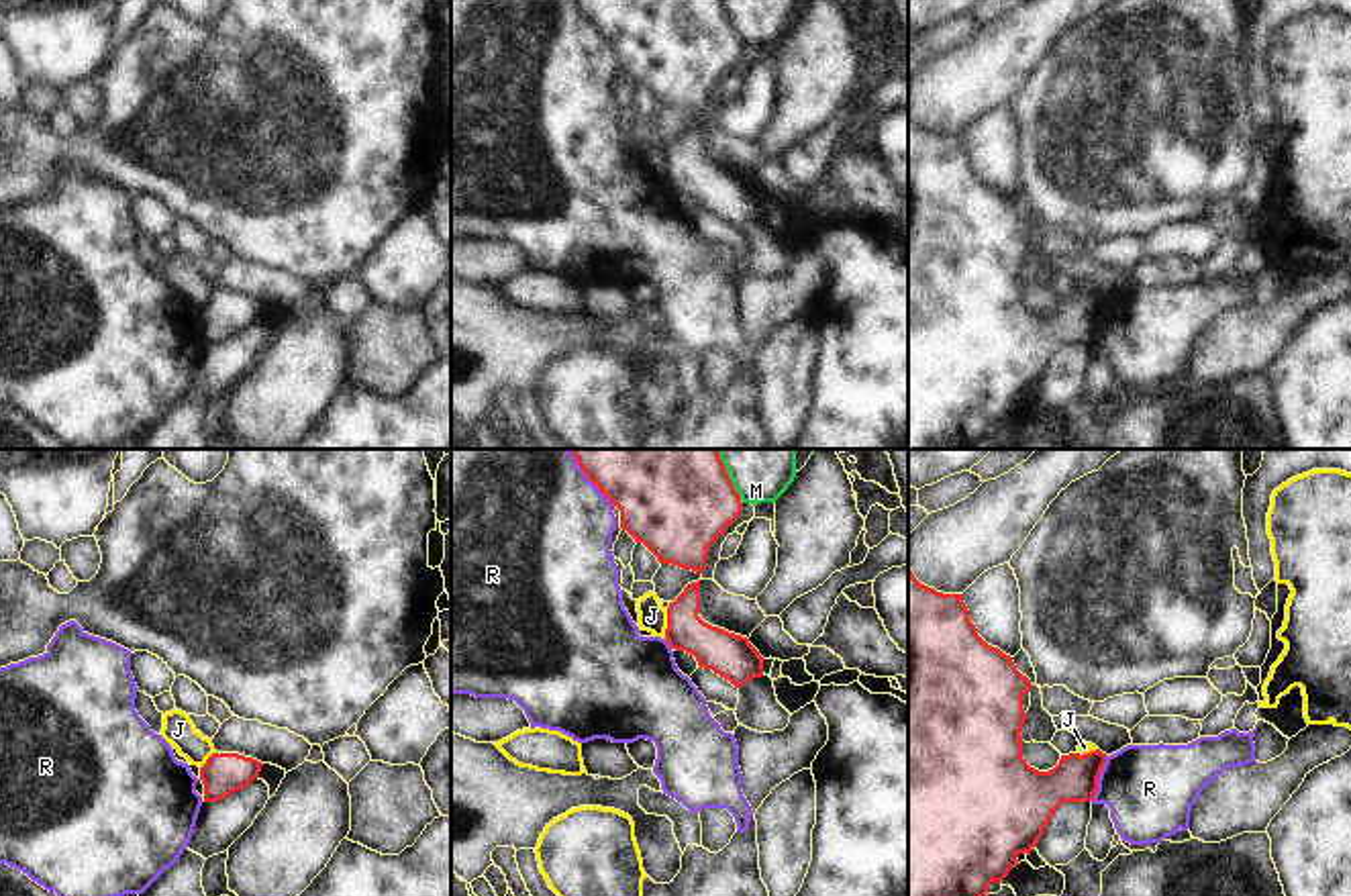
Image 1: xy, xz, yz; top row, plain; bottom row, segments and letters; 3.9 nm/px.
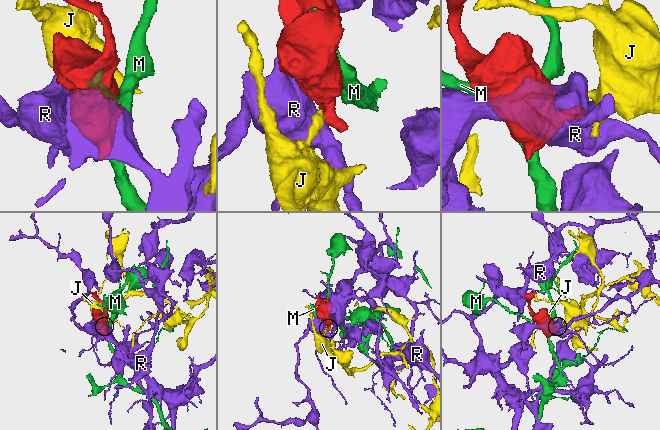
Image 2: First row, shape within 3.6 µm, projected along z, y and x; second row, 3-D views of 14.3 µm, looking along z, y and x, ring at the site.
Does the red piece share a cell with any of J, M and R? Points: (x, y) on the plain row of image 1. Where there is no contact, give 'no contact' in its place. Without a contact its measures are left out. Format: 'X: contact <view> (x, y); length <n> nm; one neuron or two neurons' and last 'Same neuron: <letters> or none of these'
J: contact xz (668, 168); length 110 nm; two neurons
M: contact xz (729, 21); length 190 nm; two neurons
R: contact yz (1098, 319); length 200 nm; two neurons
Same neuron: none of these

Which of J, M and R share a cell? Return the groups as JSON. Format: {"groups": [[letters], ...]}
{"groups": [["J"], ["M"], ["R"]]}

